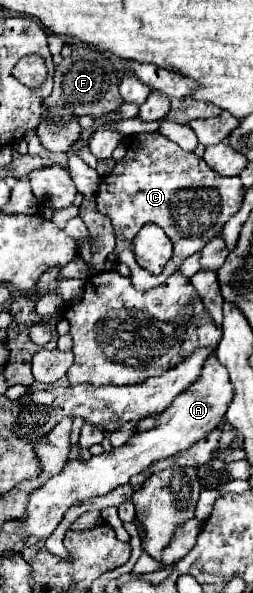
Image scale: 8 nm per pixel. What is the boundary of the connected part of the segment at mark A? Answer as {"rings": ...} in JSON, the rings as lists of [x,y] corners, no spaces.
{"rings":[[[214,355],[204,363],[202,375],[194,387],[184,391],[174,399],[174,403],[164,409],[158,415],[158,425],[150,431],[136,431],[122,447],[112,449],[110,453],[100,453],[90,457],[88,461],[84,459],[68,459],[64,469],[50,477],[42,487],[34,489],[28,497],[28,505],[24,511],[24,517],[20,519],[20,533],[18,537],[24,539],[46,539],[52,535],[52,531],[58,527],[58,523],[64,519],[64,513],[76,505],[76,503],[86,503],[94,497],[106,495],[118,485],[126,485],[132,475],[142,473],[148,465],[154,461],[172,457],[186,447],[192,447],[198,439],[206,437],[224,417],[226,407],[230,403],[232,387],[230,379],[226,375],[226,367],[214,359]]]}

